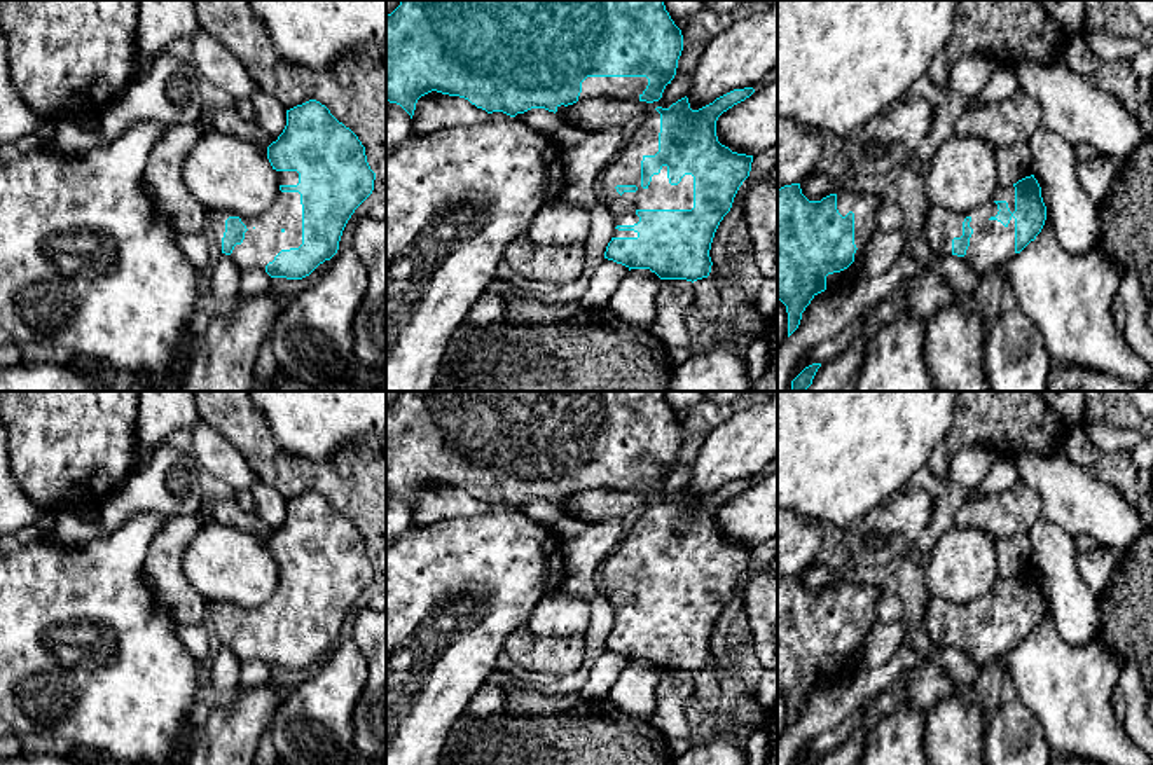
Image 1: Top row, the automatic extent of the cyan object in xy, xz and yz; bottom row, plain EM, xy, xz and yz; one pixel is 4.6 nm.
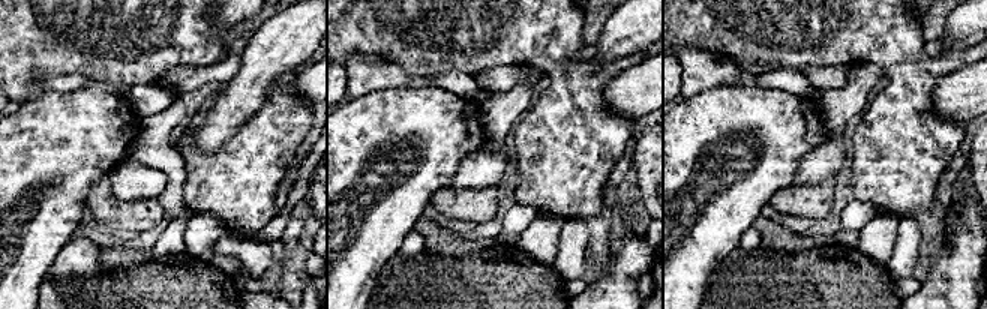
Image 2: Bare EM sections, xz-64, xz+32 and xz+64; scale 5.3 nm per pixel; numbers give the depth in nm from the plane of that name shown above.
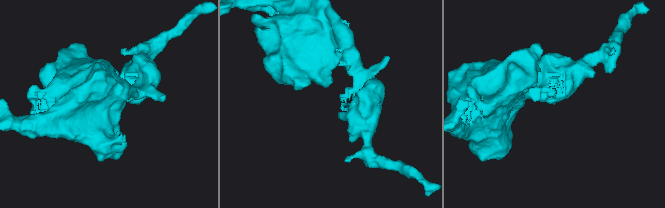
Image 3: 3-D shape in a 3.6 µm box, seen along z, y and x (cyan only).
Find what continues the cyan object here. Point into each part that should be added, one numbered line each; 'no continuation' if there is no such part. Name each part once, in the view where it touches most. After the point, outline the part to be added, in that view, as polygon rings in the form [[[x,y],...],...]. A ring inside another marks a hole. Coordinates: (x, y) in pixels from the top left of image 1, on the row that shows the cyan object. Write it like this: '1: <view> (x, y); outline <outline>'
1: xz (626, 170); outline [[[648,112],[645,124],[624,143],[615,161],[601,176],[601,199],[608,206],[617,225],[639,222],[638,210],[692,210],[694,176],[685,175],[678,185],[671,185],[667,166],[652,176],[646,189],[641,187],[641,161],[659,152],[660,114]]]

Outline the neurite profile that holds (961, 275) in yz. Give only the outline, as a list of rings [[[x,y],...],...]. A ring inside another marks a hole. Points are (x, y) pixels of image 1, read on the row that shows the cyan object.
[[[901,253],[882,276],[858,279],[842,288],[814,295],[802,313],[798,328],[777,349],[777,391],[786,391],[790,374],[805,353],[840,334],[844,327],[860,318],[866,307],[880,302],[893,288],[928,271],[949,279],[964,302],[971,302],[982,285],[982,276],[957,255]]]

